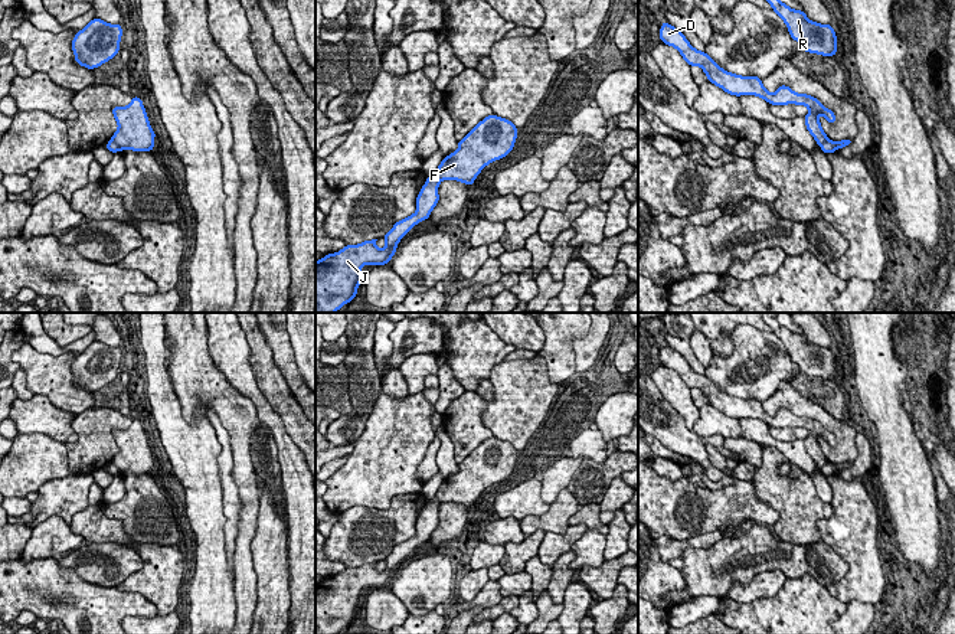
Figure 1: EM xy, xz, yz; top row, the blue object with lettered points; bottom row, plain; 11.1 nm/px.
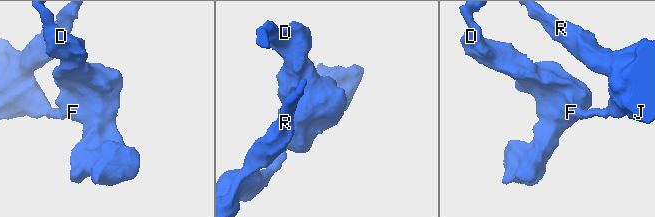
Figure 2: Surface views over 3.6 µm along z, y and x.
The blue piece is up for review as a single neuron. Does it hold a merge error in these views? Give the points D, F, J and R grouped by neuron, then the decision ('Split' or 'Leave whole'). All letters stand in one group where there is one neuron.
Groups: D F / J R. Split

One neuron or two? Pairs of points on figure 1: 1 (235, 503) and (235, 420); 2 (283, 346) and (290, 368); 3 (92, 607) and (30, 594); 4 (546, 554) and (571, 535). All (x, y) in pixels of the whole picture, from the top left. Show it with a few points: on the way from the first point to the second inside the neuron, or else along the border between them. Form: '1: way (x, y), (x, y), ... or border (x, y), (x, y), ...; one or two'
1: border (231, 451), (232, 480), (241, 502), (241, 518); two
2: way (283, 352), (285, 362); one
3: way (77, 610), (46, 608); one
4: way (552, 548), (565, 541); one

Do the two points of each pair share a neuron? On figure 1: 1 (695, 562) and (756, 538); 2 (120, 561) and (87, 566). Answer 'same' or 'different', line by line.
1: same
2: same

